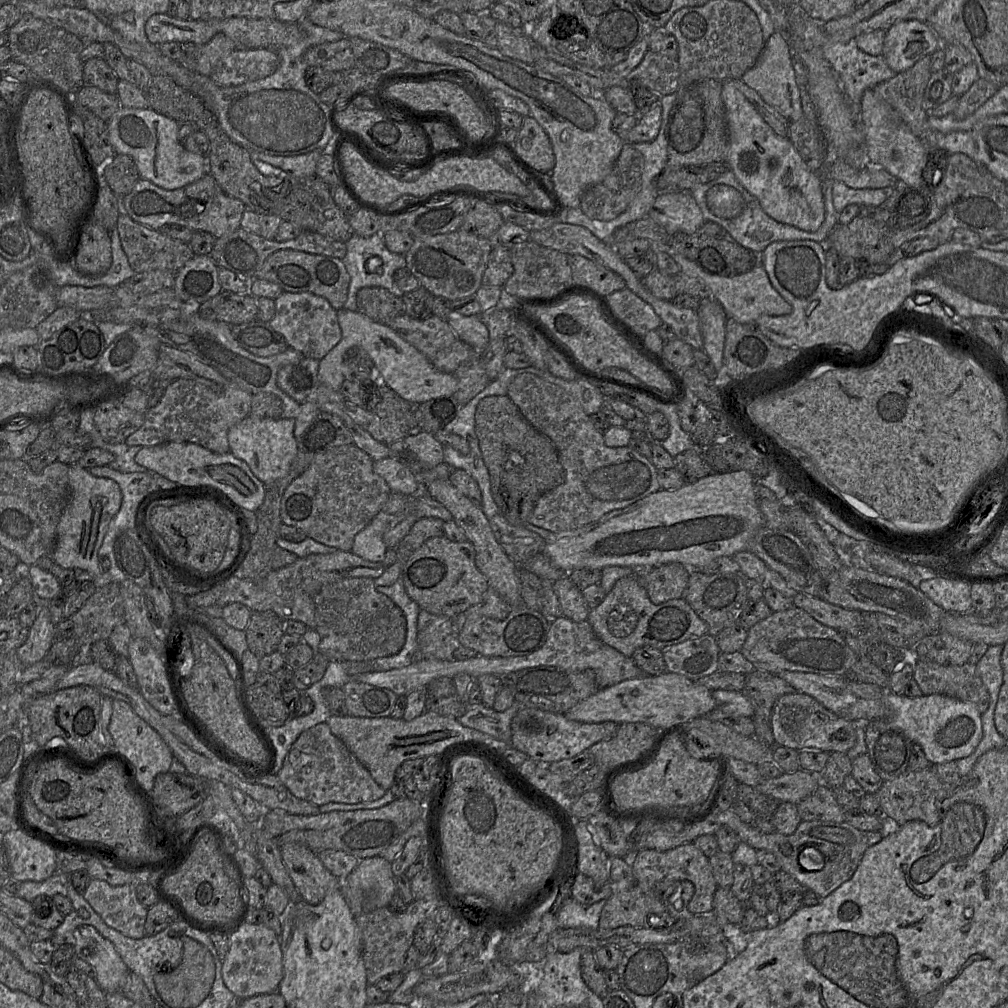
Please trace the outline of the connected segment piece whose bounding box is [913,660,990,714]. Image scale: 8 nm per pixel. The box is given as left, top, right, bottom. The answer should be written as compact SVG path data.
M931 661L915 663L913 679L924 695L946 695L976 706L980 714L989 707L989 693L976 665L941 665Z

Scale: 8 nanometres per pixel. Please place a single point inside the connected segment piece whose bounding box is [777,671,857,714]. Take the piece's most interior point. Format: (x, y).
(833, 692)

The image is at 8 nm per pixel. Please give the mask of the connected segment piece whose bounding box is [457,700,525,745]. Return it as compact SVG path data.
M514 700L511 707L503 712L478 704L470 706L467 712L457 719L463 726L490 735L497 741L511 745L511 722L524 705Z

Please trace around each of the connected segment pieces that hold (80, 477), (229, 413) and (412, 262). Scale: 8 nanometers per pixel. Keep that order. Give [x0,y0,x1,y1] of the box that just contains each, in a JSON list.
[[51,463,122,577],[125,379,252,453],[405,230,492,301]]

